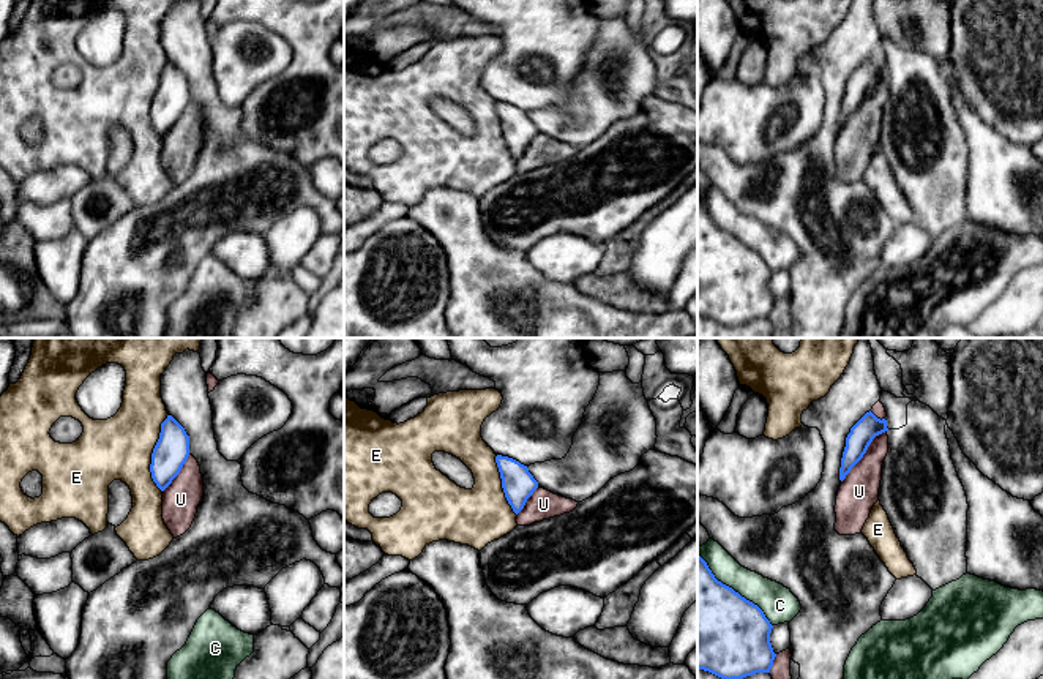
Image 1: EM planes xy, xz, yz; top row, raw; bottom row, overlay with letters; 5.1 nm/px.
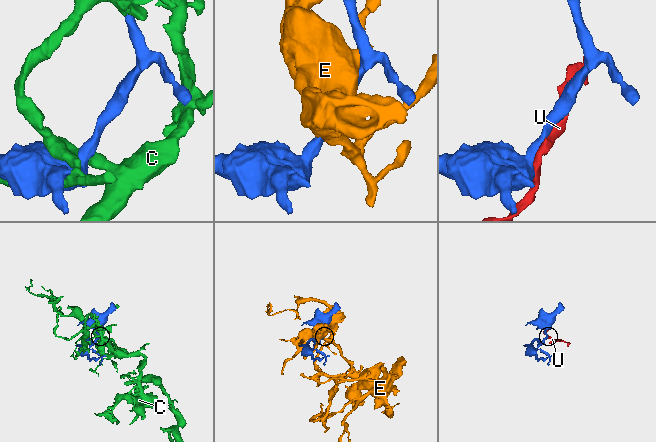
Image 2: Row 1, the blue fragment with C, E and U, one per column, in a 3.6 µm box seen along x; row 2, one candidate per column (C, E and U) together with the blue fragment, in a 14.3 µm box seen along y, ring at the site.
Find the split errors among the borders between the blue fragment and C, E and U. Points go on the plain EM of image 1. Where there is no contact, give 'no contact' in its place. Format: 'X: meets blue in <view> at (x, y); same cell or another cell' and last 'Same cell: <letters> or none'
C: meets blue in yz at (732, 236); another cell
E: meets blue in xy at (152, 100); another cell
U: meets blue in yz at (865, 98); another cell
Same cell: none

